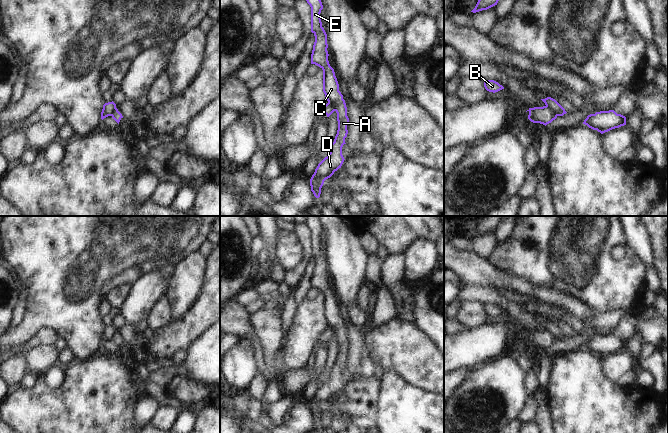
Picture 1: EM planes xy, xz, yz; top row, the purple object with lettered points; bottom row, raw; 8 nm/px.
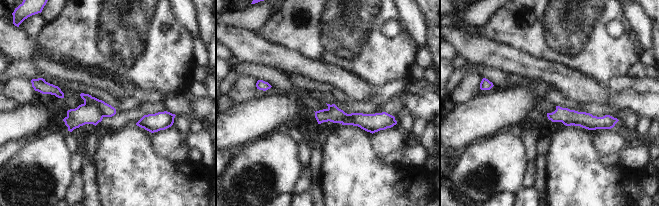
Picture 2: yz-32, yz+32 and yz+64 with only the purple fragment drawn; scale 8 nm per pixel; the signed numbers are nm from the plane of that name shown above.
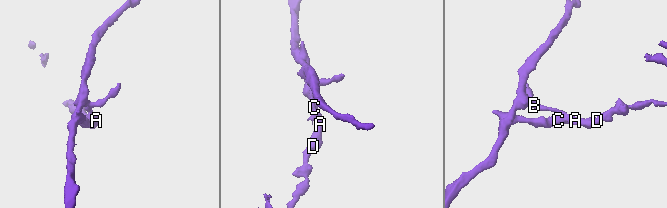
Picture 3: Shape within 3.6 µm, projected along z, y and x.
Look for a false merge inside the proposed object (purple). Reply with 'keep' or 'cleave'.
cleave

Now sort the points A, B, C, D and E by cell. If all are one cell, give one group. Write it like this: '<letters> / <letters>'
A C D E / B

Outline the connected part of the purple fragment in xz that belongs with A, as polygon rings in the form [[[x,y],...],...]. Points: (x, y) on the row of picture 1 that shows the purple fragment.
[[[321,0],[306,1],[311,7],[311,32],[315,36],[311,64],[315,64],[323,70],[323,92],[327,101],[335,105],[338,121],[338,130],[334,142],[331,144],[330,153],[318,164],[310,179],[311,191],[316,198],[319,198],[324,181],[341,168],[345,160],[342,155],[342,147],[346,144],[345,138],[348,134],[347,125],[349,118],[347,116],[345,100],[339,91],[339,84],[334,69],[328,61],[327,34],[322,27],[320,18],[320,13],[323,9],[322,2]]]

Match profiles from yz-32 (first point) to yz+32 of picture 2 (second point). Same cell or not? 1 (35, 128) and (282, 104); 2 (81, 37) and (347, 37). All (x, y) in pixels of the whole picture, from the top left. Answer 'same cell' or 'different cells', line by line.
1: same cell
2: same cell

